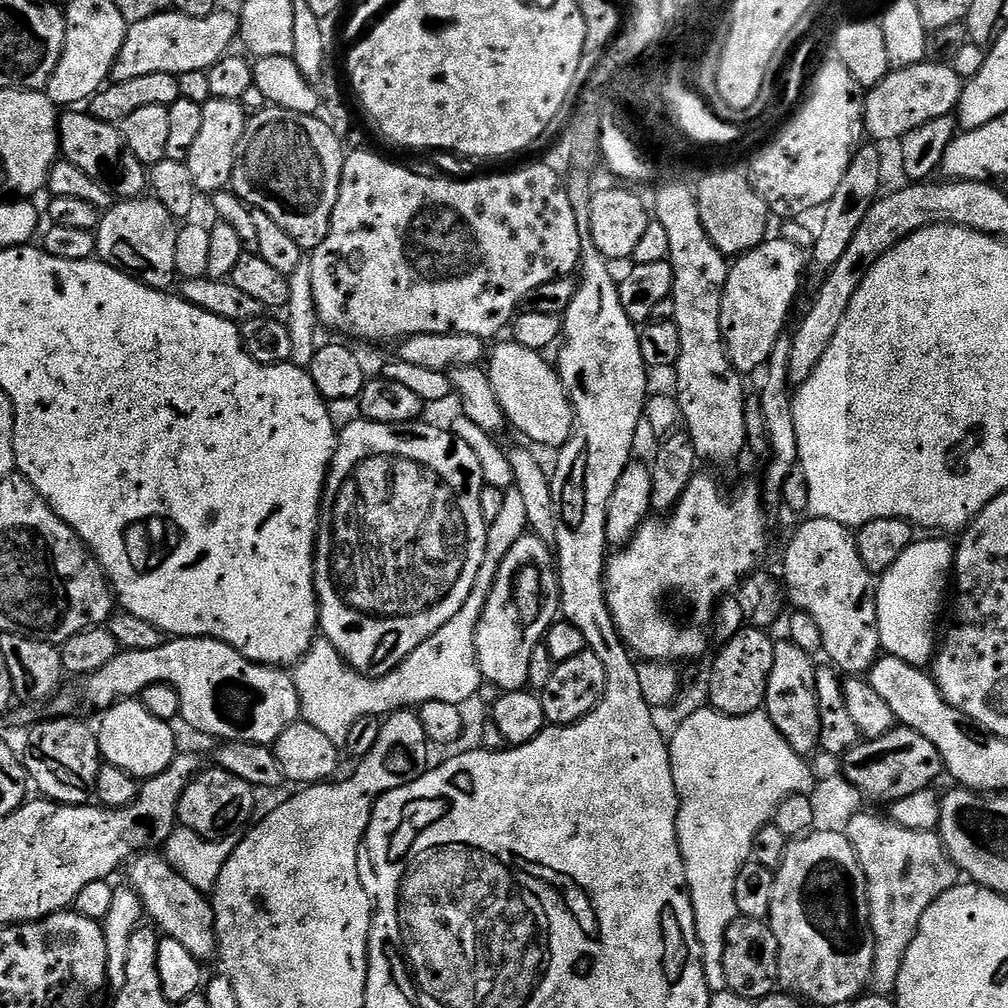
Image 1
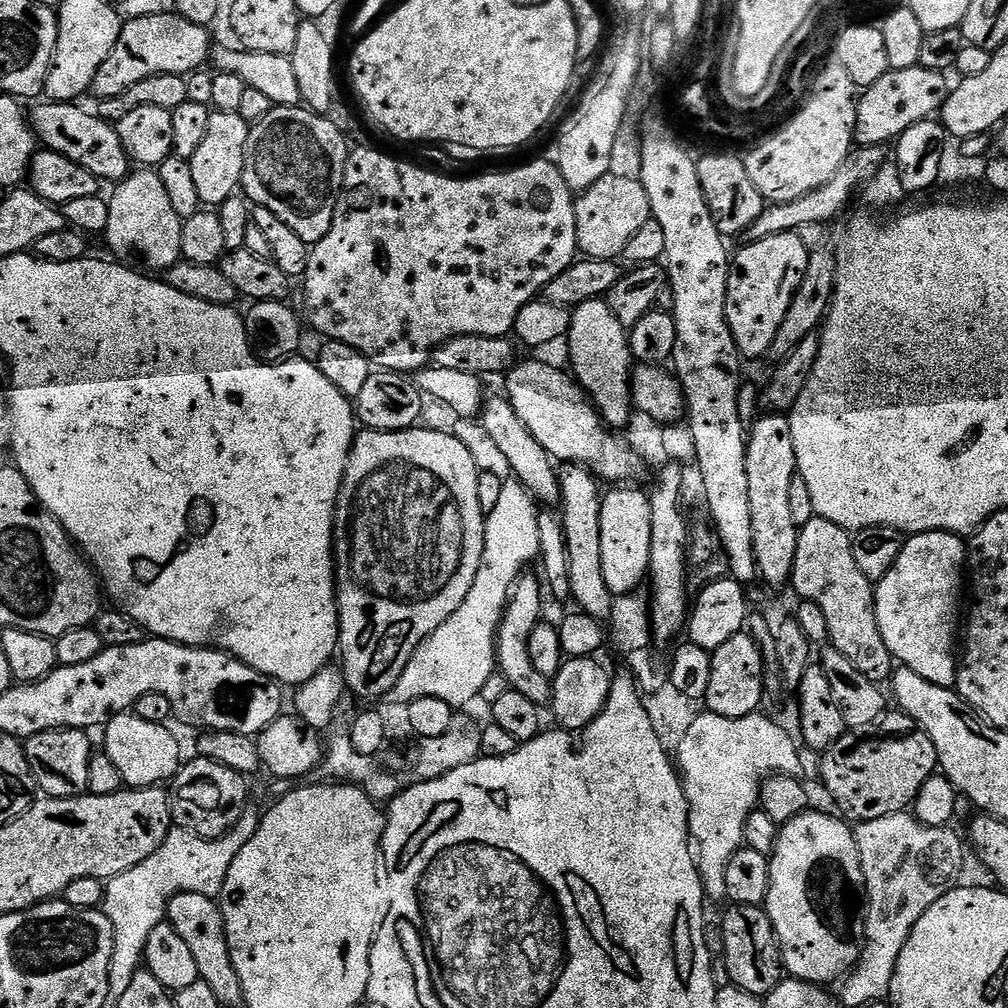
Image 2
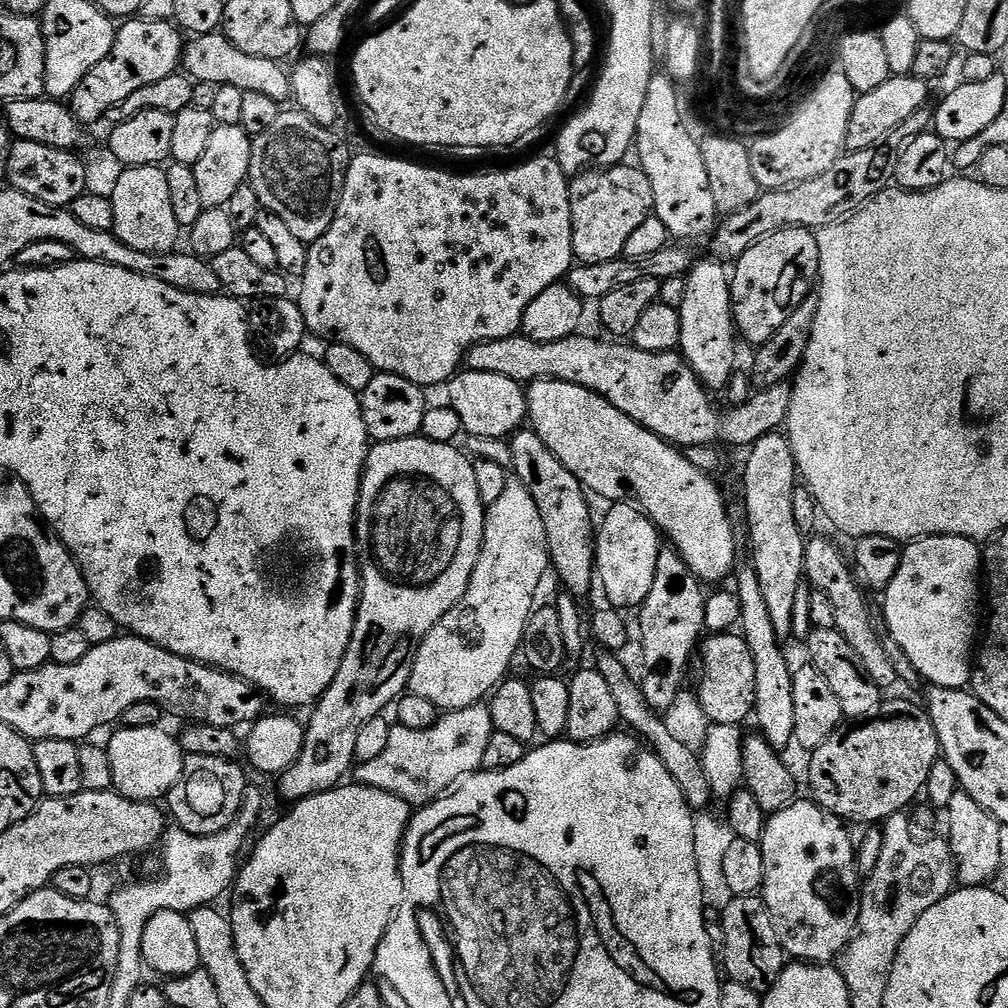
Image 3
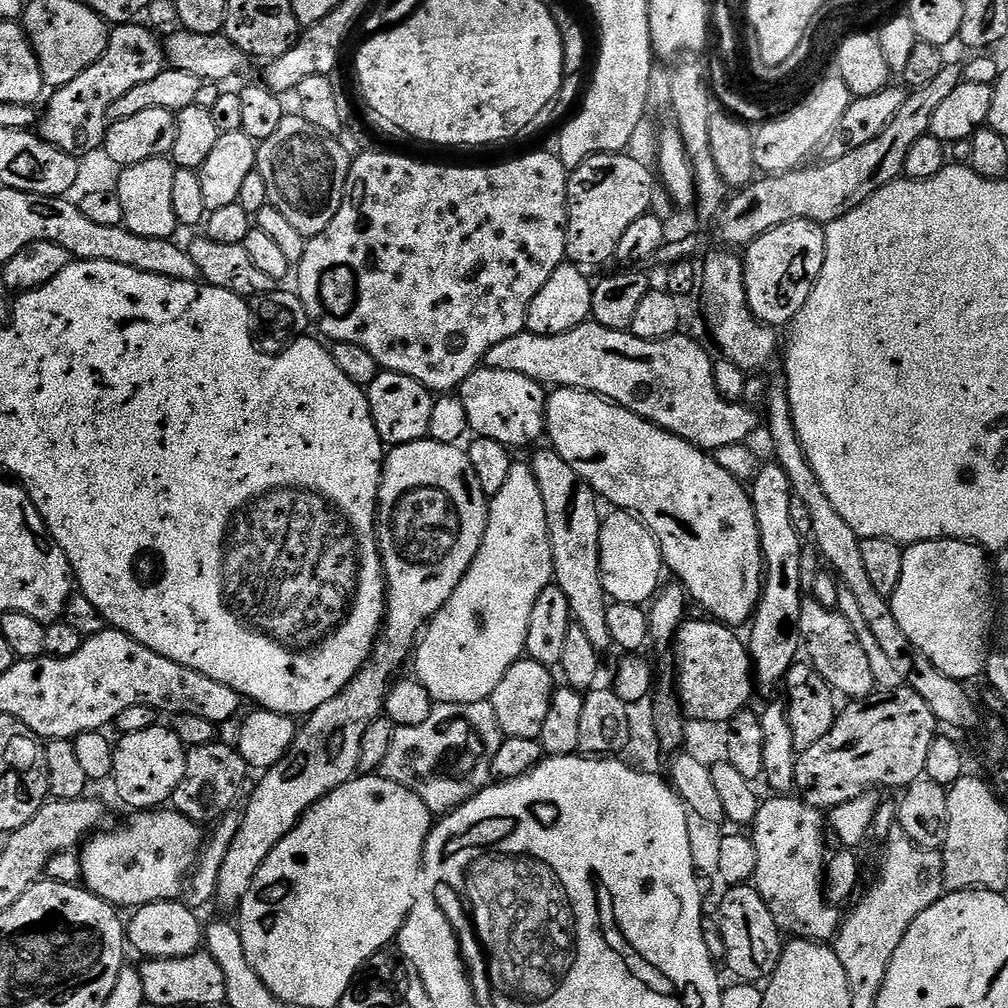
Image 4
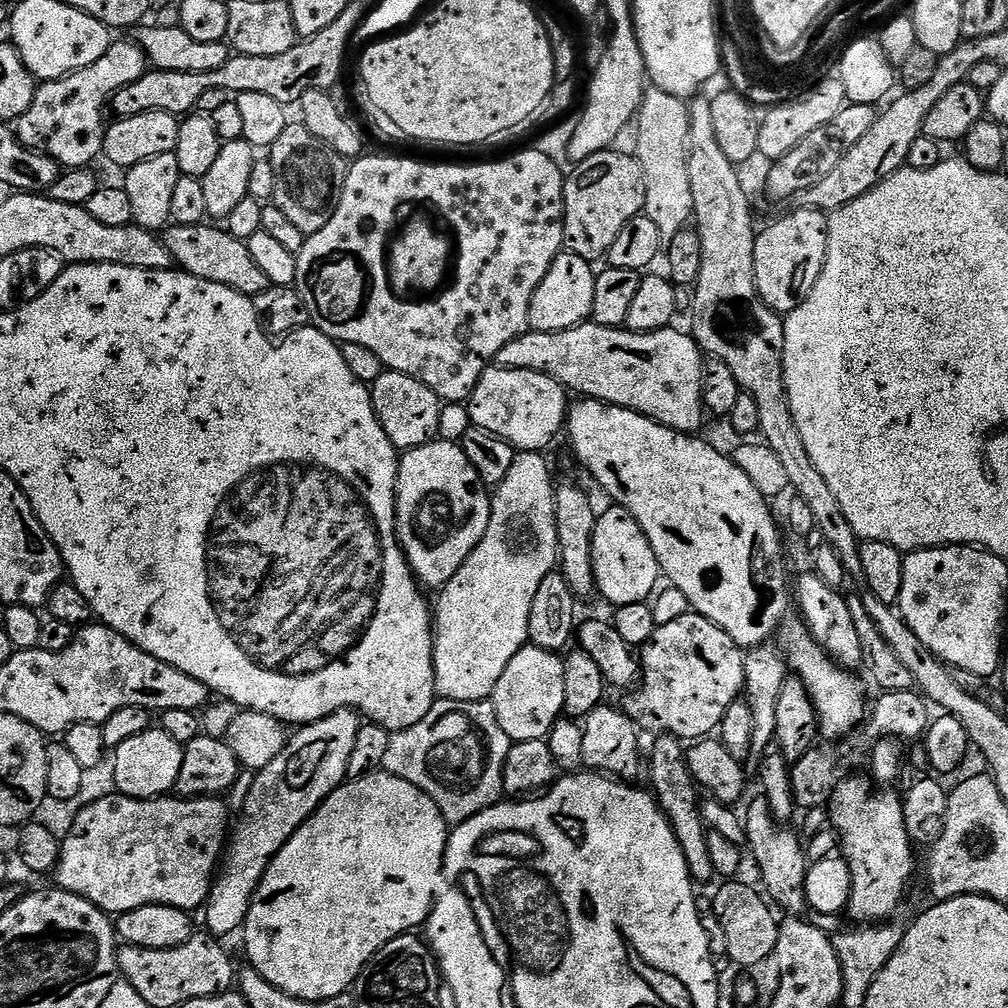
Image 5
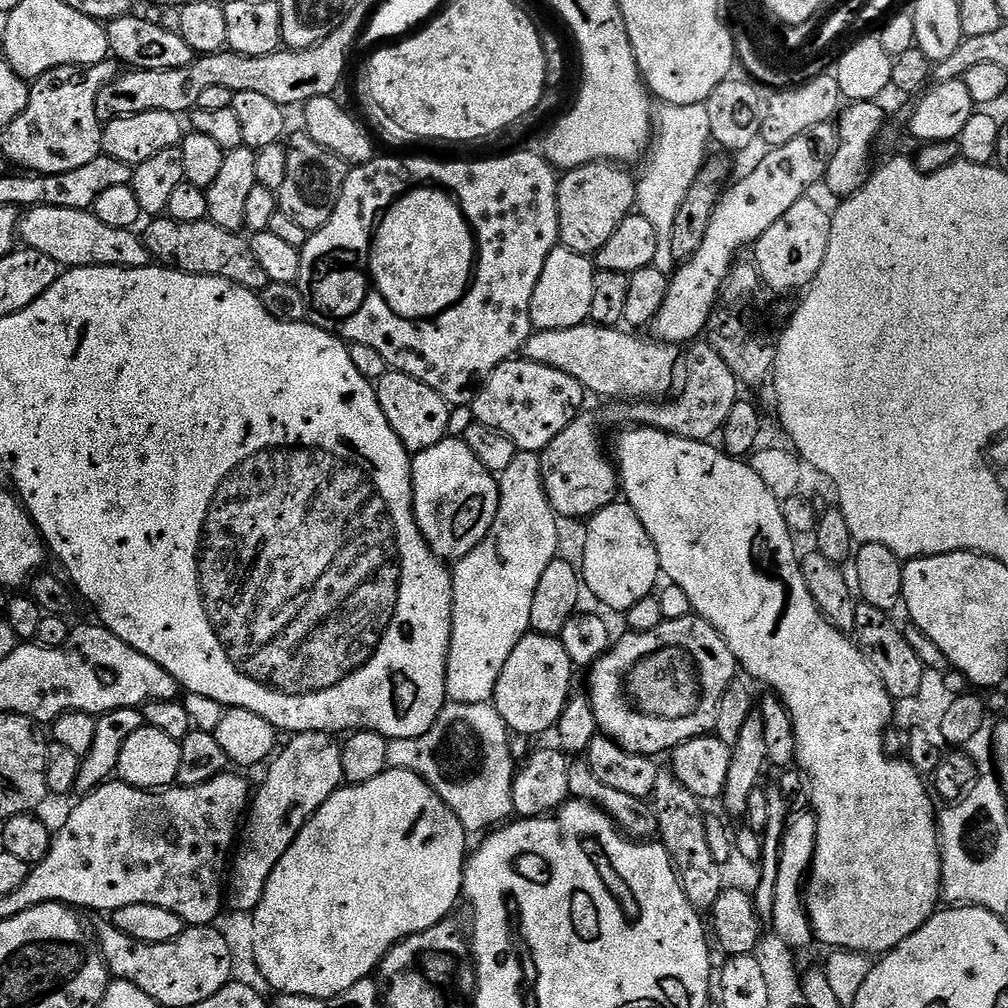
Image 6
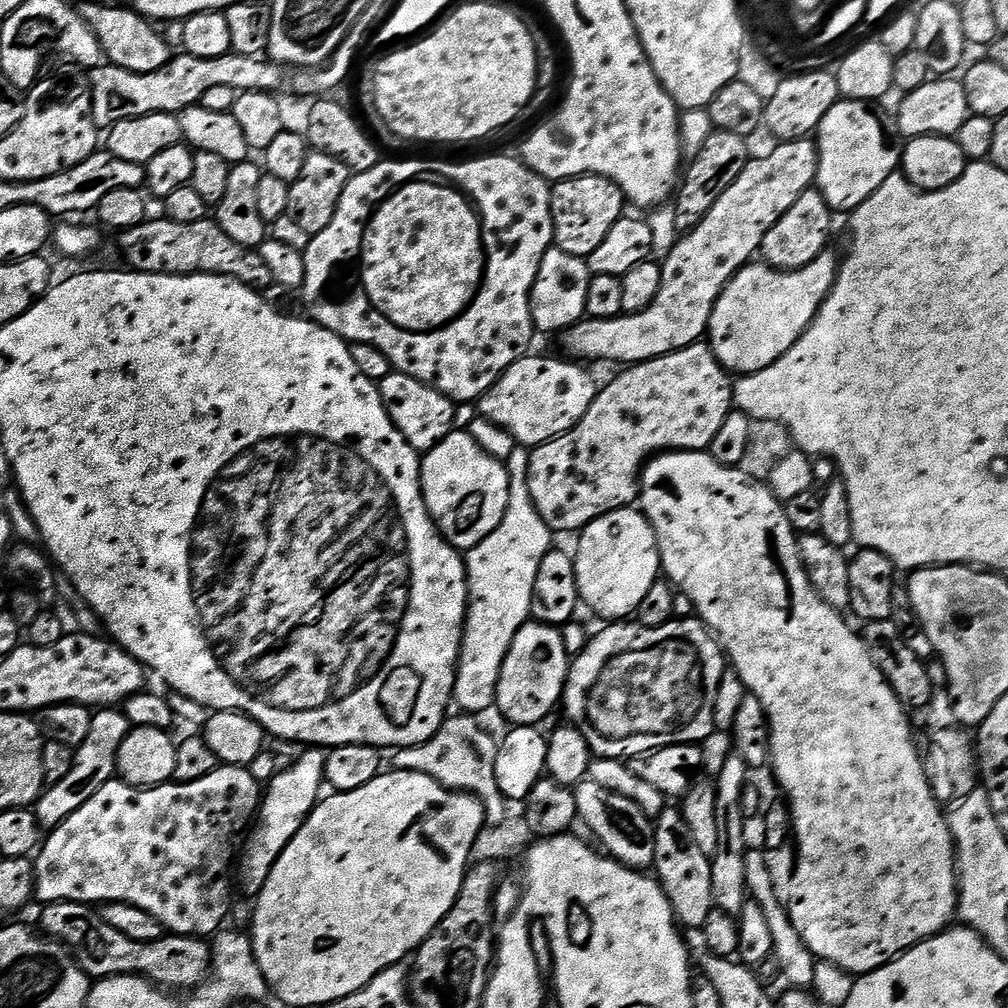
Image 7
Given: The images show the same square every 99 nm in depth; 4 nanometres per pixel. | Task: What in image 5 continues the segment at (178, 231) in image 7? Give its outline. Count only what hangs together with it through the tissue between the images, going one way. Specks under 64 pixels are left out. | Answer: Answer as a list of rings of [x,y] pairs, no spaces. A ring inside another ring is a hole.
[[[208,222],[194,226],[172,224],[163,233],[162,239],[170,250],[175,267],[192,276],[230,286],[230,290],[238,290],[243,296],[253,298],[270,286],[266,274],[262,274],[262,269],[254,262],[254,258],[250,258],[247,243],[234,238],[223,227],[213,226]]]

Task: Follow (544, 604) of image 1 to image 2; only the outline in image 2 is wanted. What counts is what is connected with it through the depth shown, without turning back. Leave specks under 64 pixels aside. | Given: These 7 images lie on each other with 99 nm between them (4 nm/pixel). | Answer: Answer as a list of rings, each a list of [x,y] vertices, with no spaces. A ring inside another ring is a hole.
[[[521,578],[512,588],[512,594],[508,597],[508,607],[504,609],[504,617],[500,623],[500,629],[496,635],[496,663],[499,675],[504,675],[504,680],[509,689],[522,698],[534,702],[538,706],[548,706],[552,702],[552,682],[546,674],[538,674],[534,670],[534,662],[530,662],[530,650],[528,639],[534,632],[534,626],[541,623],[540,611],[544,608],[544,600],[540,597],[542,584],[539,579],[528,580]]]

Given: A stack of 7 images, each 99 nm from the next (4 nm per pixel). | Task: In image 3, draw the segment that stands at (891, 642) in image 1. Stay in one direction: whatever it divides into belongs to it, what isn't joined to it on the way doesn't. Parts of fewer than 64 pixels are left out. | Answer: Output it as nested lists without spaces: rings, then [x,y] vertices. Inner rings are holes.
[[[960,535],[924,536],[905,545],[898,573],[883,593],[884,620],[889,639],[902,648],[917,675],[928,681],[926,683],[931,687],[965,689],[971,683],[974,640],[976,638],[977,641],[980,628],[978,612],[982,610],[981,576],[982,550],[977,541]]]

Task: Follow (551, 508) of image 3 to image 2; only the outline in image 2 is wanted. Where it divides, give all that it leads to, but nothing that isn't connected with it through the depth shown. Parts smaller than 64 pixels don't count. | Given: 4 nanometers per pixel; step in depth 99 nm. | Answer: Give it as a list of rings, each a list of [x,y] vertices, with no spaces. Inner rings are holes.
[[[489,395],[480,409],[478,423],[486,430],[486,434],[490,434],[491,440],[498,445],[501,454],[510,461],[512,476],[520,480],[522,486],[528,488],[537,505],[559,505],[561,473],[559,471],[556,473],[557,465],[542,446],[542,442],[538,442],[538,438],[534,438],[534,434],[526,430],[526,422],[518,418],[518,410],[514,410],[512,401],[507,395]]]

